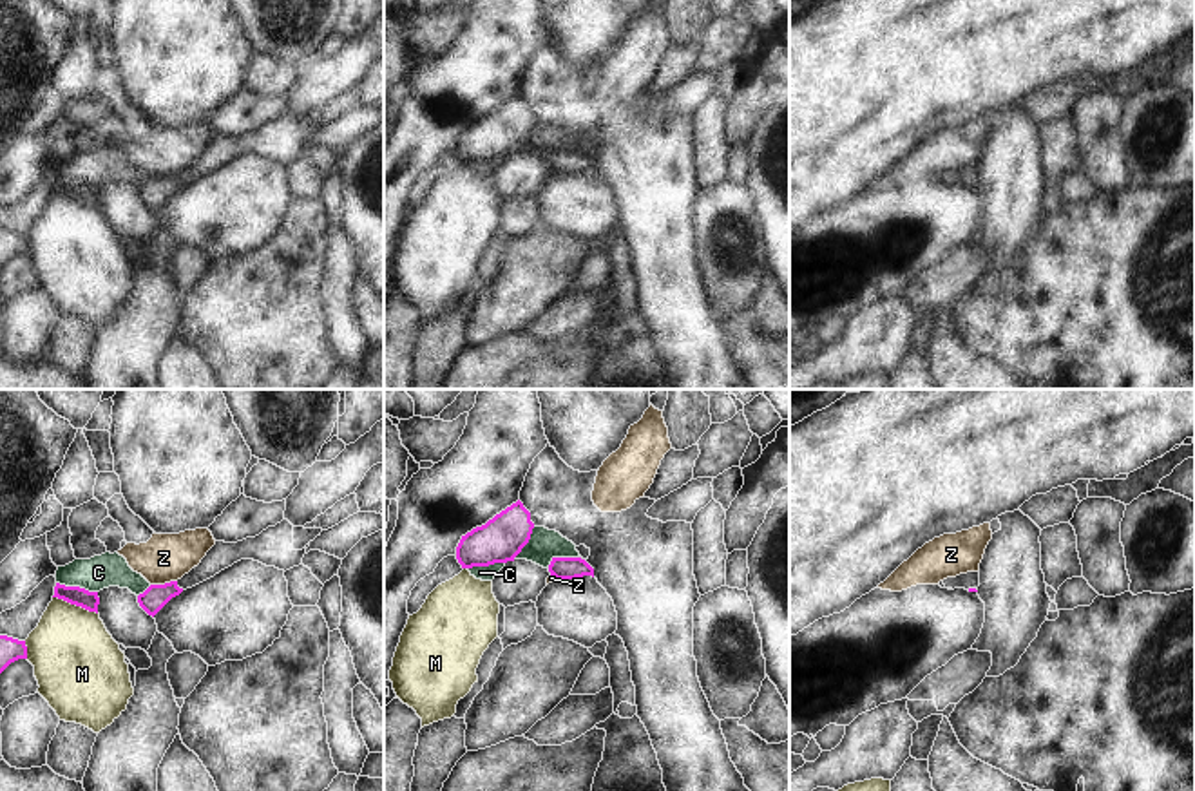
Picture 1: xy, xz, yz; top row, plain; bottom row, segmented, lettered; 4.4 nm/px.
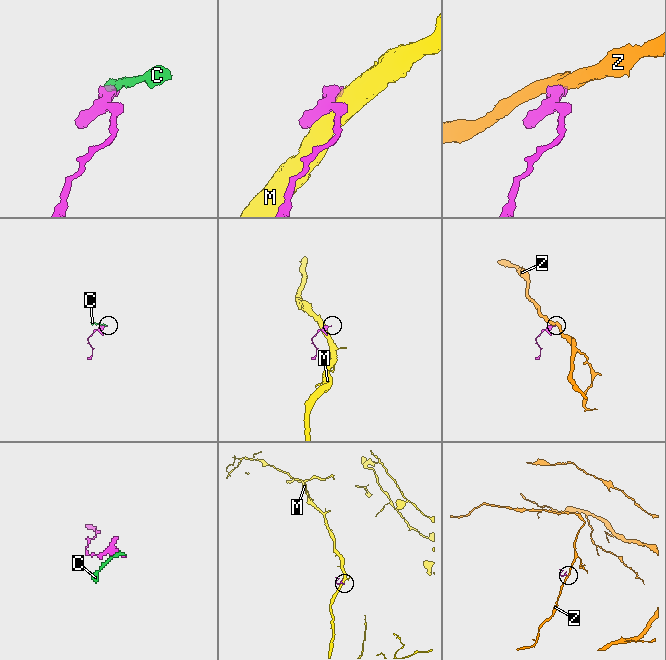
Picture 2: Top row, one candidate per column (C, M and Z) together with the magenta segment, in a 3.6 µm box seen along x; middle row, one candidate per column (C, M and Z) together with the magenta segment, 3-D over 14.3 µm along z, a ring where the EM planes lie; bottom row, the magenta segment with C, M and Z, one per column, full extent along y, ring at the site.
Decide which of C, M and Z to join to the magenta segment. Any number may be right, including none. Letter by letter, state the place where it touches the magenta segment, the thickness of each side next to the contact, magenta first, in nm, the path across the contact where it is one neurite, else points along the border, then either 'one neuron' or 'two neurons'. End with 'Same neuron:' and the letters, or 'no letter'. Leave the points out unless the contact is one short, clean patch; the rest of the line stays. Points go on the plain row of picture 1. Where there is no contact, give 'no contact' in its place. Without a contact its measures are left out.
C: contact xy (76, 181); calibres 80 and 150 nm; two neurons
M: contact xy (75, 198); calibres 80 and 380 nm; two neurons
Z: contact xy (165, 178); calibres 110 and 220 nm; border xy (176, 174), (151, 180); two neurons
Same neuron: no letter

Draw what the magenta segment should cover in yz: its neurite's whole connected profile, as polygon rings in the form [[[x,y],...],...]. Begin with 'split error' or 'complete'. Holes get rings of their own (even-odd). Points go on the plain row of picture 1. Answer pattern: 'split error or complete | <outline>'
split error | [[[967,167],[956,172],[943,174],[945,183],[965,183],[969,186],[978,186],[980,181],[980,167]]]

